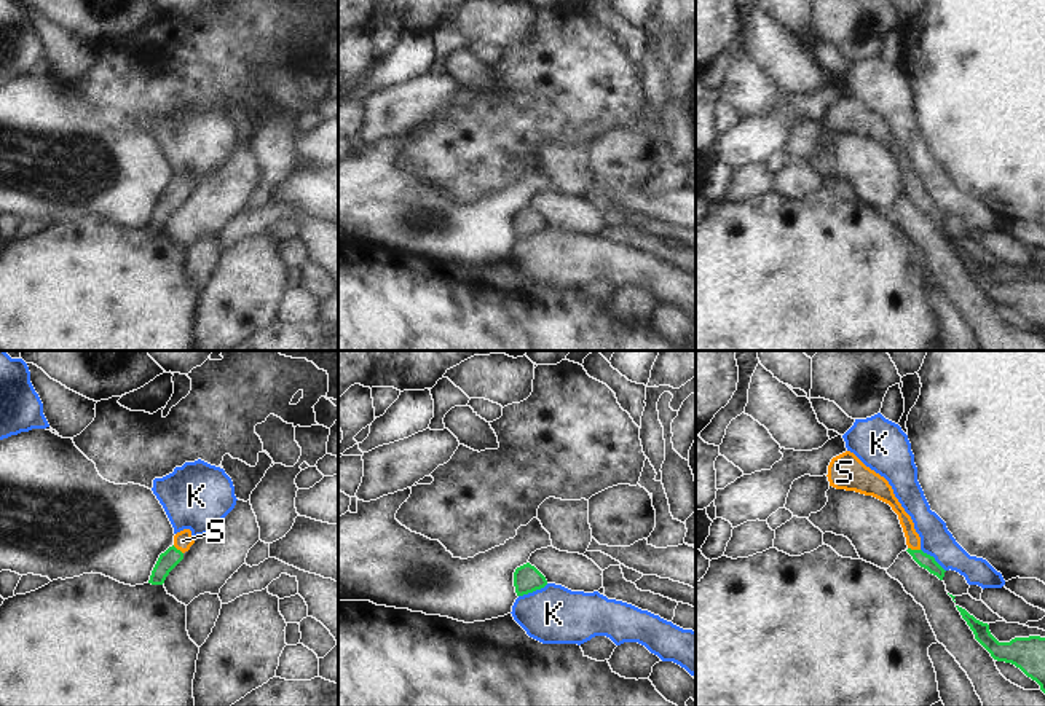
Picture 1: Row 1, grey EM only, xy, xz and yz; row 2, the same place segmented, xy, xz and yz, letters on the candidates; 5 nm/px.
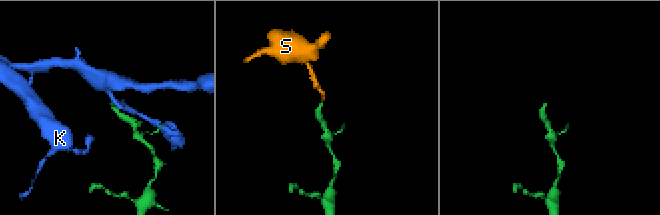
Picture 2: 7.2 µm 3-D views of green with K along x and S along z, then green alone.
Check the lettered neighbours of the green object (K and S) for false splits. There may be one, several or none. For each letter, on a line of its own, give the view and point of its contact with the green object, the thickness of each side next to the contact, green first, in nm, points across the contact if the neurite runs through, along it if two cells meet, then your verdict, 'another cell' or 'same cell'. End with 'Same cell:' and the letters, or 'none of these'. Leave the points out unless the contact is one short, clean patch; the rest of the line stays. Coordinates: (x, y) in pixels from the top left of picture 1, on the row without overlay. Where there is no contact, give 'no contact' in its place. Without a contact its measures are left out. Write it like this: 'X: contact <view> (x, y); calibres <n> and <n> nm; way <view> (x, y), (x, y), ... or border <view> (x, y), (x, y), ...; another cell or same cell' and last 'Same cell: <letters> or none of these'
K: contact xz (533, 233); calibres 140 and 300 nm; border xz (548, 227), (519, 239); another cell
S: contact yz (914, 193); calibres 70 and 80 nm; way yz (924, 203), (914, 193), (913, 184); same cell
Same cell: S

